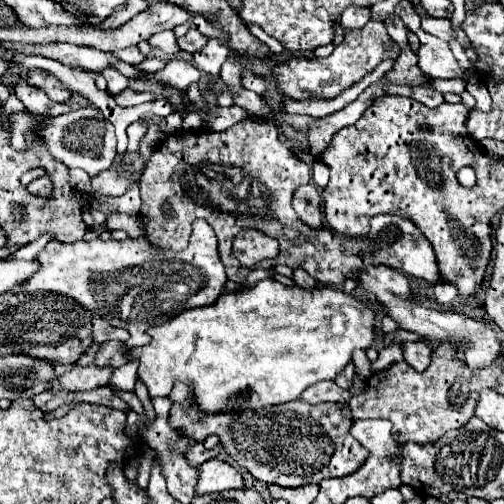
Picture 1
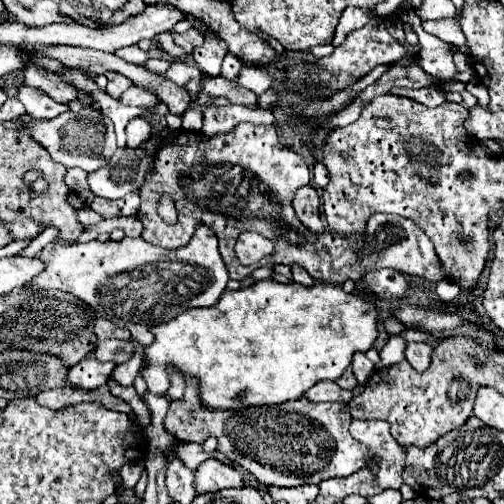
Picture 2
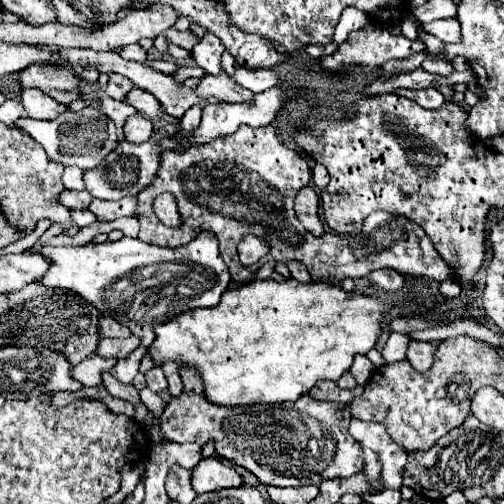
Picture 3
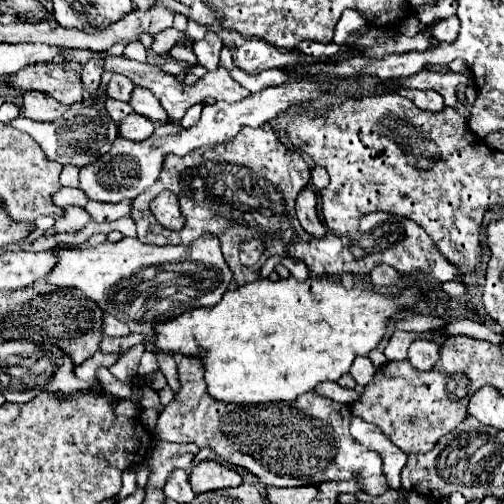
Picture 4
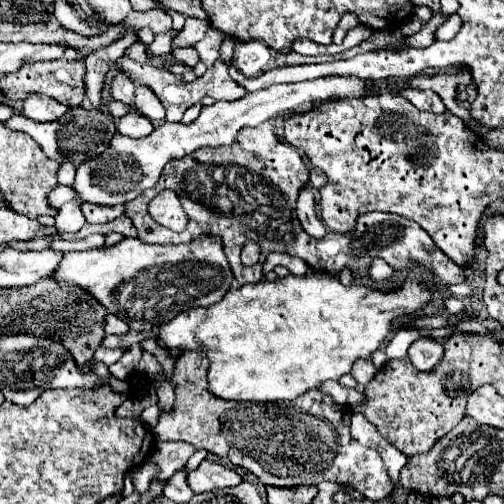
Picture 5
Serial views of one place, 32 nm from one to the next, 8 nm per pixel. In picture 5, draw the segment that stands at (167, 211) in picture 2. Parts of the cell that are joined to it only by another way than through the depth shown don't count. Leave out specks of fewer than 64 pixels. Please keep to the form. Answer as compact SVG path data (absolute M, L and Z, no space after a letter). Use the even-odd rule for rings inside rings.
M162 190L158 192L156 198L150 200L148 204L148 214L162 226L180 232L188 224L188 216L176 196L174 190Z

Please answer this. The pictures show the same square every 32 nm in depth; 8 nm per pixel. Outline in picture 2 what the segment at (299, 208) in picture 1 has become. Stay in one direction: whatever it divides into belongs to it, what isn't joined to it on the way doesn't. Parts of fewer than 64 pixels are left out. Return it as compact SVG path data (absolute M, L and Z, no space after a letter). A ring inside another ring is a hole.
M302 186L298 192L296 192L296 198L294 198L294 210L296 210L296 216L298 220L310 230L310 232L324 232L324 224L320 220L320 196L316 192L314 186Z

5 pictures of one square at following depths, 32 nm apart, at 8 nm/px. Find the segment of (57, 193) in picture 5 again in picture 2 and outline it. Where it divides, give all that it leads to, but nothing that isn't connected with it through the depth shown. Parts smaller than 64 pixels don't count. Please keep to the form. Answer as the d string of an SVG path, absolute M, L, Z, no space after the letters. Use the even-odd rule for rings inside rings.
M84 190L84 192L70 192L66 202L74 208L88 208L88 204L94 200L92 192L90 190Z

